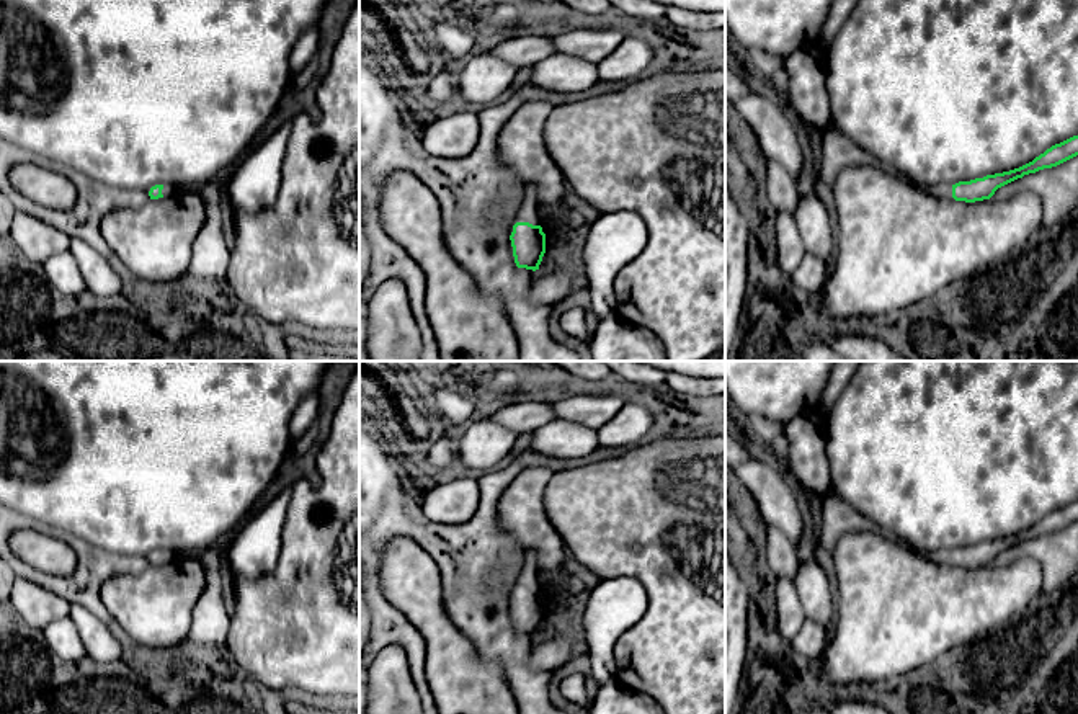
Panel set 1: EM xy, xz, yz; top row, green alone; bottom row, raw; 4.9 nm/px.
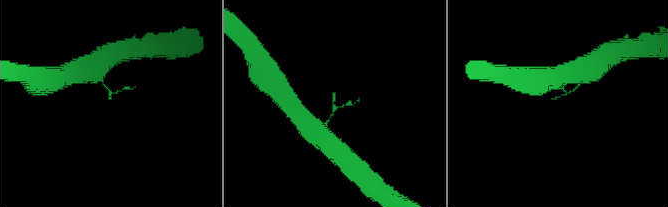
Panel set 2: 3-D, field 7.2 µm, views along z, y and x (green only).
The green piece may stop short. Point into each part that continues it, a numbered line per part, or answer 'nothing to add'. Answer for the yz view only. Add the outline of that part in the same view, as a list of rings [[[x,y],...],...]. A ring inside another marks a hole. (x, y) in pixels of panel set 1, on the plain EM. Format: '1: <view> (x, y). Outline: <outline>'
1: yz (939, 556). Outline: [[[915,551],[913,552],[920,554],[921,557],[931,559],[934,562],[949,562],[952,564],[952,551],[936,551],[936,552],[926,552],[926,551]]]

